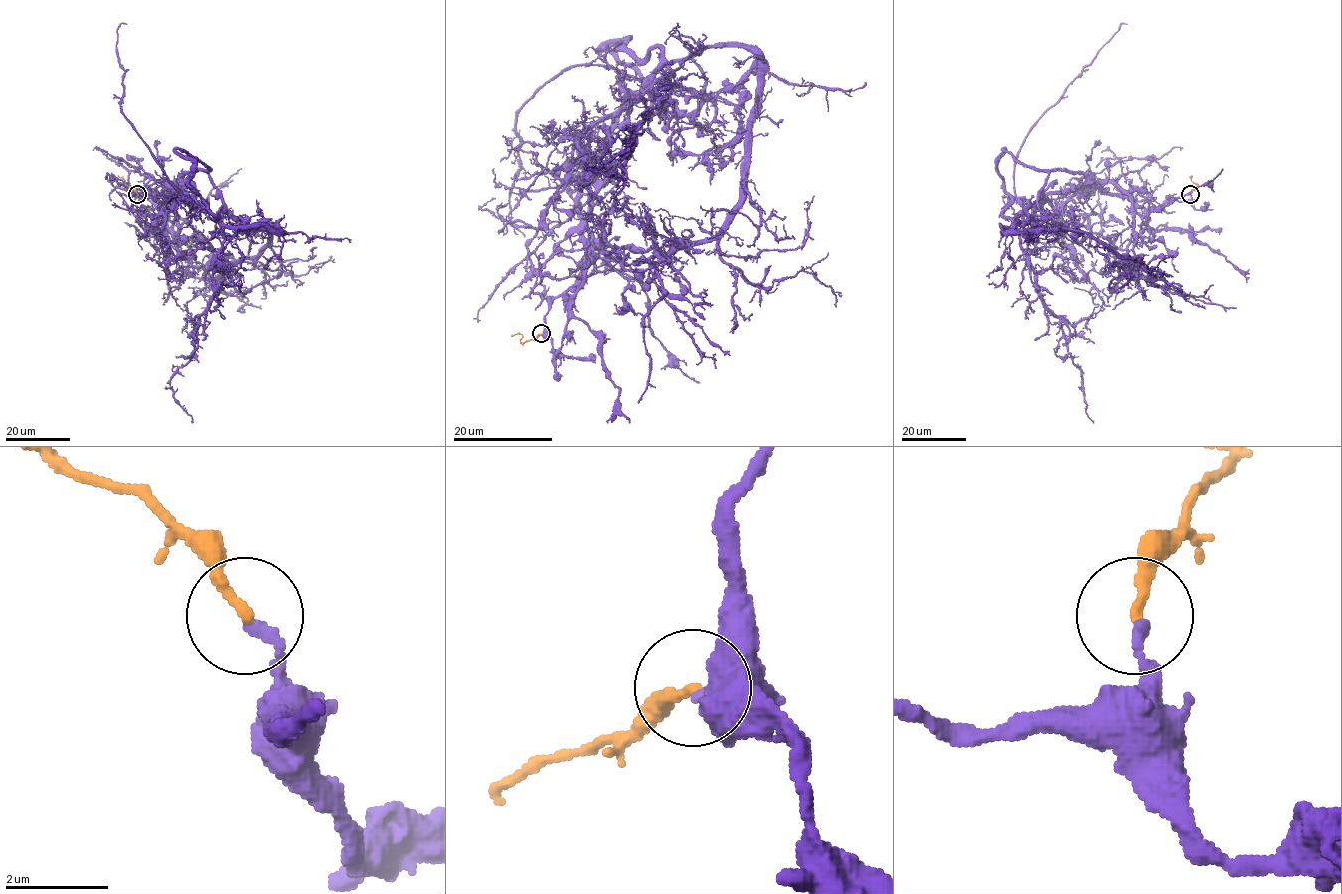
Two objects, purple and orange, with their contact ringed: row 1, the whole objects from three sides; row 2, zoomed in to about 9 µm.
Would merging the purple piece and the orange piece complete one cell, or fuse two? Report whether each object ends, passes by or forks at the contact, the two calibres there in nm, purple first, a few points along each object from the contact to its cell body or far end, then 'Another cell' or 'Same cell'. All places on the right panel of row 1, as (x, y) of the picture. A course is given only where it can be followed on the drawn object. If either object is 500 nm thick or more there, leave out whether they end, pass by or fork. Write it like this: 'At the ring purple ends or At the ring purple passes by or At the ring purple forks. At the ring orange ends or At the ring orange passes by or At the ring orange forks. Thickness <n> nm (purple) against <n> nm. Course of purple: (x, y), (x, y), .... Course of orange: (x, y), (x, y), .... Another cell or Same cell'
At the ring purple ends. At the ring orange ends. Thickness 240 nm (purple) against 220 nm. Course of purple: (1191, 194), (1146, 208), (1084, 184), (1048, 192), (1015, 223), (1037, 294), (1060, 320), (1081, 374), (1093, 423). Course of orange: (1191, 194), (1196, 185), (1191, 180), (1191, 175). Another cell

